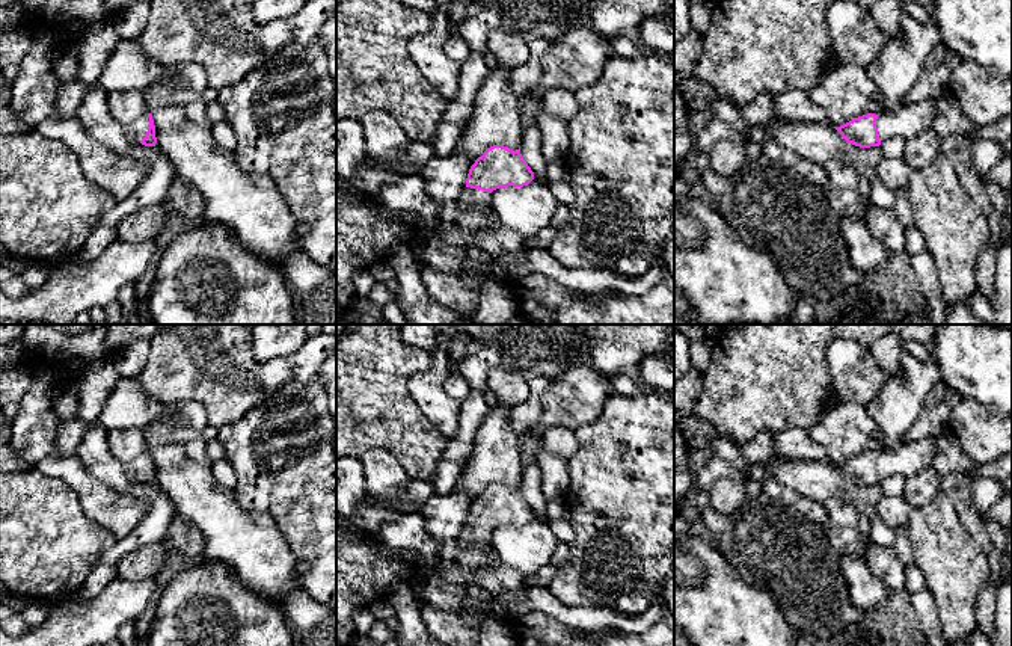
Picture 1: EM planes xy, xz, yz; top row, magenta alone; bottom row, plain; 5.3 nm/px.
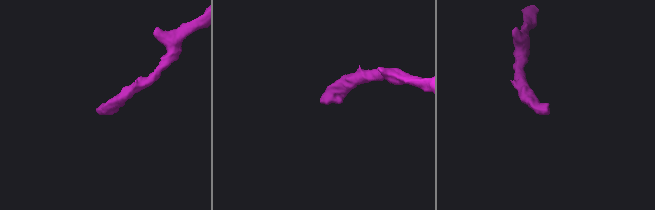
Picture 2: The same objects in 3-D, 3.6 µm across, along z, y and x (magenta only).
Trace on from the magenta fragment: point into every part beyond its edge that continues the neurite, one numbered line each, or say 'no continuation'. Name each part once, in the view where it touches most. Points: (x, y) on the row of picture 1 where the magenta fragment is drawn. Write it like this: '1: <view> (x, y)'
1: xy (134, 132)

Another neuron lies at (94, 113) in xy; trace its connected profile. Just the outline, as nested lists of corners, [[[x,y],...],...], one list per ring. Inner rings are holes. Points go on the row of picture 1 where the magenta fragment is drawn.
[[[89,86],[77,107],[75,116],[94,140],[110,149],[115,155],[143,163],[148,174],[142,186],[130,198],[119,201],[113,210],[103,216],[84,246],[75,255],[74,260],[77,263],[97,260],[109,245],[118,240],[118,225],[122,219],[148,205],[164,204],[175,177],[173,166],[160,148],[134,143],[125,136],[124,127],[109,109],[107,98],[109,92],[103,86]]]

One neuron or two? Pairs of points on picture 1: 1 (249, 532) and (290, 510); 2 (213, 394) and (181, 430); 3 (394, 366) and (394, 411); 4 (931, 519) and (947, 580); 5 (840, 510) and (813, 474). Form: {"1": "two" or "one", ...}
{"1": "two", "2": "two", "3": "one", "4": "one", "5": "two"}

